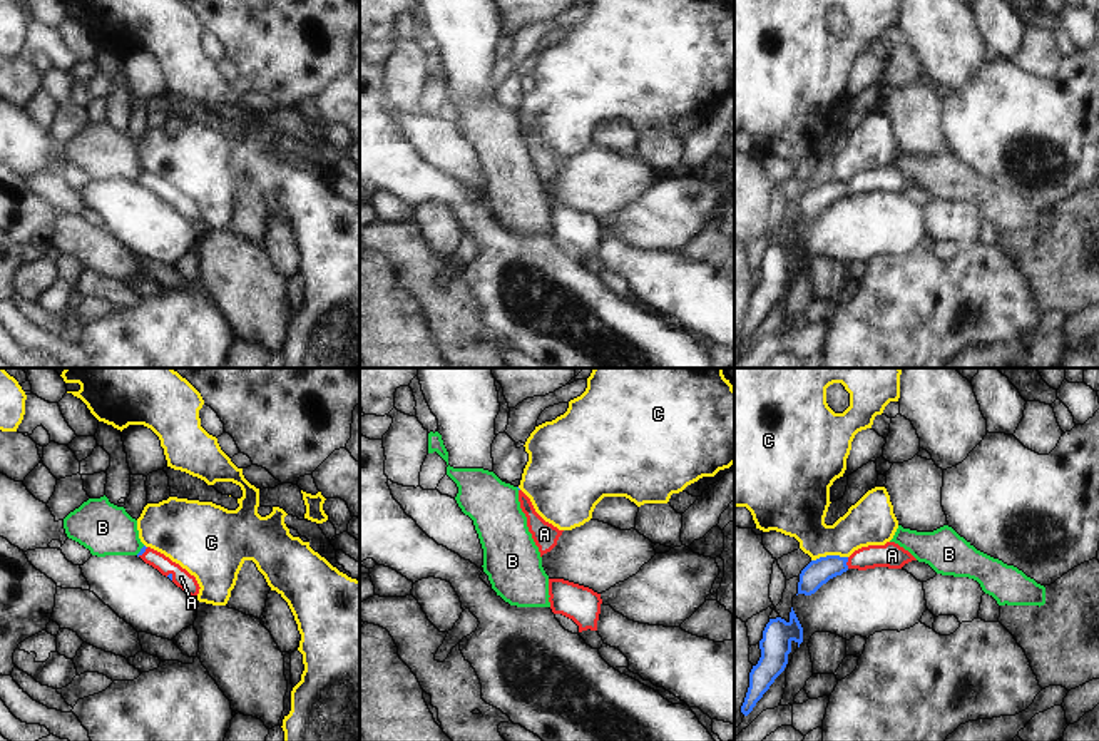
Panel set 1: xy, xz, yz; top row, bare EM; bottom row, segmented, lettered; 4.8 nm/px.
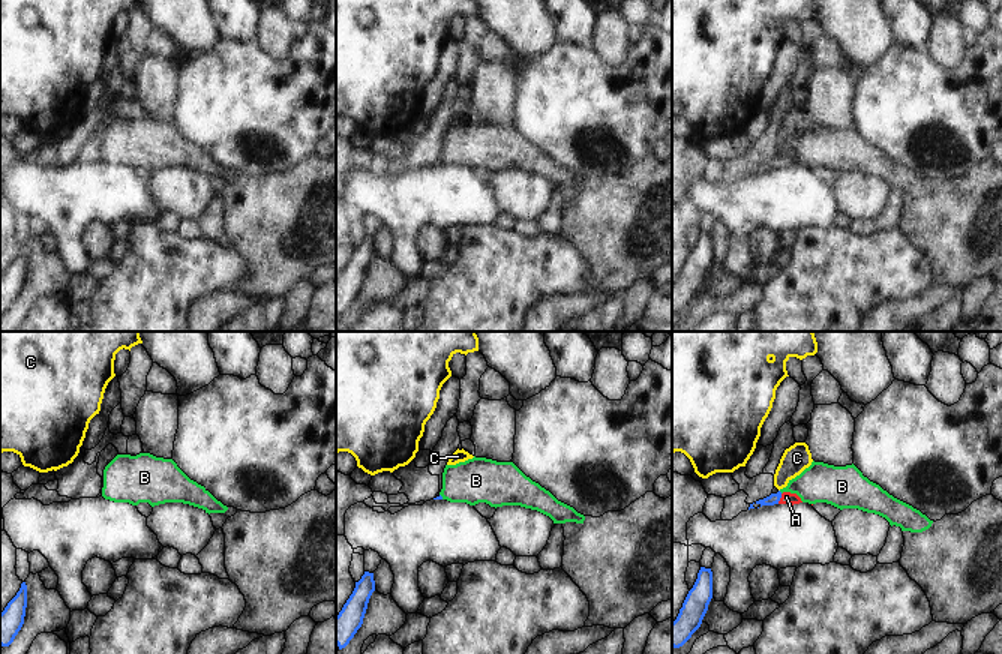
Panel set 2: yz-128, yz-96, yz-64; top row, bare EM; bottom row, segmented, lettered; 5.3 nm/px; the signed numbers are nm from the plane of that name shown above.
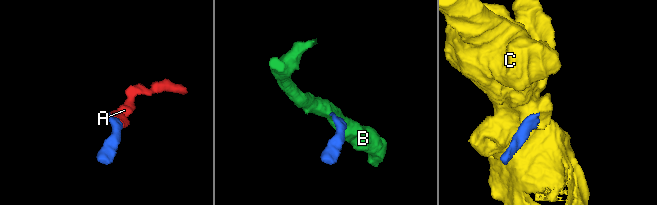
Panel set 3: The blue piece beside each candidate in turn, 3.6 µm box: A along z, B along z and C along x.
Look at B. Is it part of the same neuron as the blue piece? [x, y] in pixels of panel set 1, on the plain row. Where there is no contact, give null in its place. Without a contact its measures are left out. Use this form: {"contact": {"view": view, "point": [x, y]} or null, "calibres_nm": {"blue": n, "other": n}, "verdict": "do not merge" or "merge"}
{"contact": {"view": "xy", "point": [141, 176]}, "calibres_nm": {"blue": 20, "other": 260}, "verdict": "do not merge"}

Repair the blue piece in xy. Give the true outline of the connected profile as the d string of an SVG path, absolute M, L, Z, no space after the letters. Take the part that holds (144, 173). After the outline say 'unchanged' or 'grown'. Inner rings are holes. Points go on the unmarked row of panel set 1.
M142 172L137 179L146 189L157 194L162 201L169 202L177 212L181 212L187 221L192 224L197 224L199 219L199 209L194 201L191 201L186 194L182 194L179 189L172 187L164 179L151 174Z | grown

